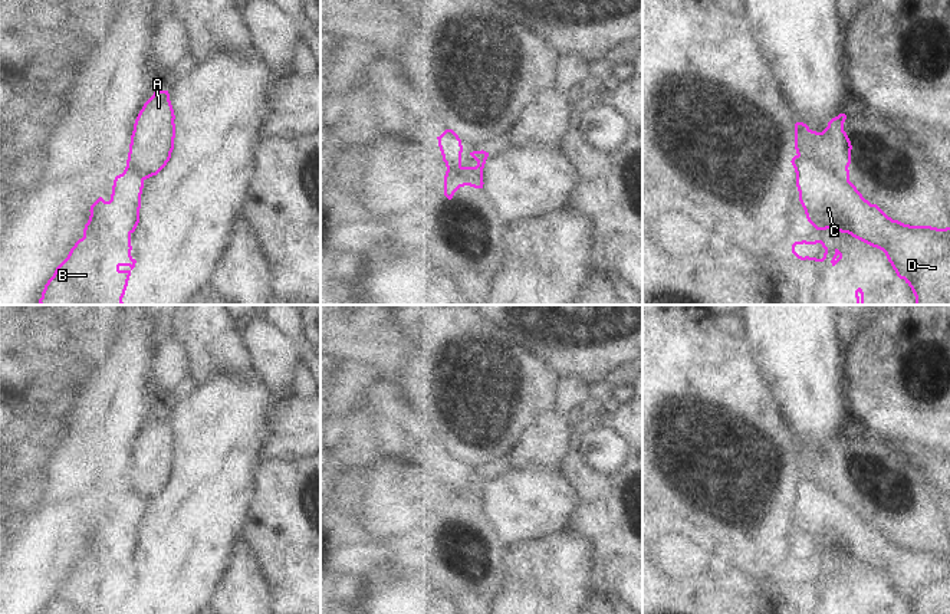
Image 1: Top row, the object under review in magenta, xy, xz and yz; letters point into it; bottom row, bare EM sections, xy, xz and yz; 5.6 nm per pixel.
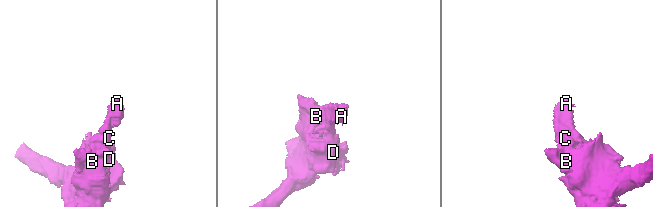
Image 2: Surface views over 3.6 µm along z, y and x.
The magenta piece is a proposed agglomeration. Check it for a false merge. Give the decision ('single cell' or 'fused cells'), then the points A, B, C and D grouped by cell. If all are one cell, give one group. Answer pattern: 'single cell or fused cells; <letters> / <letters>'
fused cells; A / B C D

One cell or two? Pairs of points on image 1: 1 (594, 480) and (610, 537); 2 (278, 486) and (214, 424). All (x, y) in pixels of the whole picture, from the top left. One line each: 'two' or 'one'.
1: one
2: two

